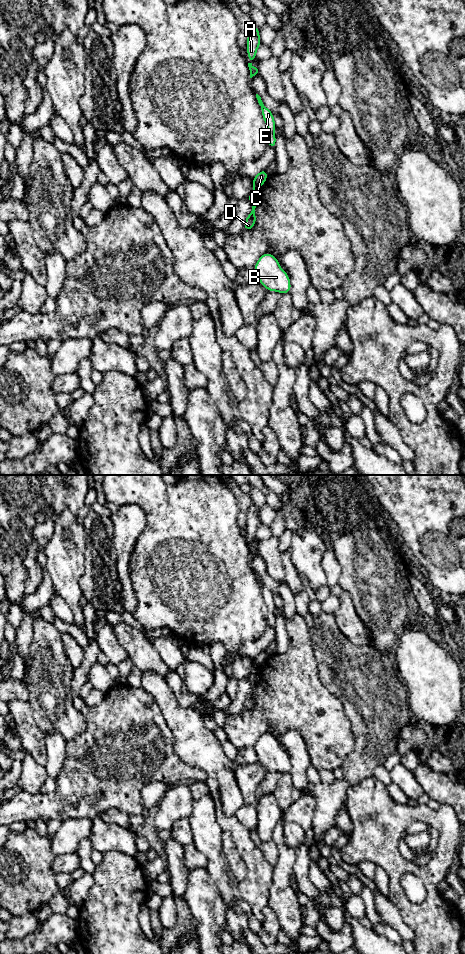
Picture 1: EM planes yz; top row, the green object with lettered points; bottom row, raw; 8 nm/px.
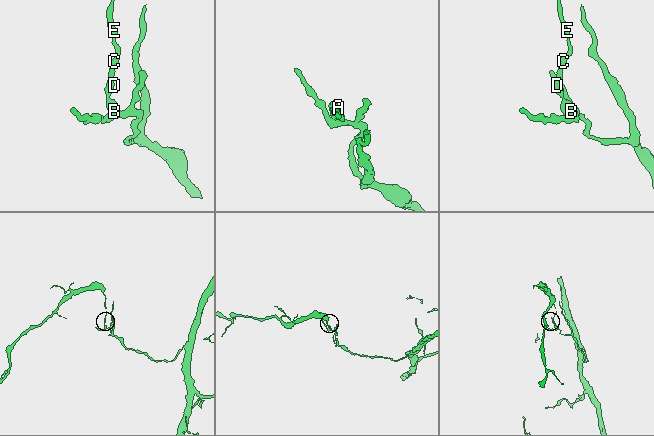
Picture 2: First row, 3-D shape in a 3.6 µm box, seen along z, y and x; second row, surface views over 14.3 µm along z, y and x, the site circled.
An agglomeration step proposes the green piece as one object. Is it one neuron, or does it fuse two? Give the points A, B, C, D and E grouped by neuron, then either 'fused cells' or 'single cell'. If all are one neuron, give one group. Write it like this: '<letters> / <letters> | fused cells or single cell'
A C E / B D | fused cells

